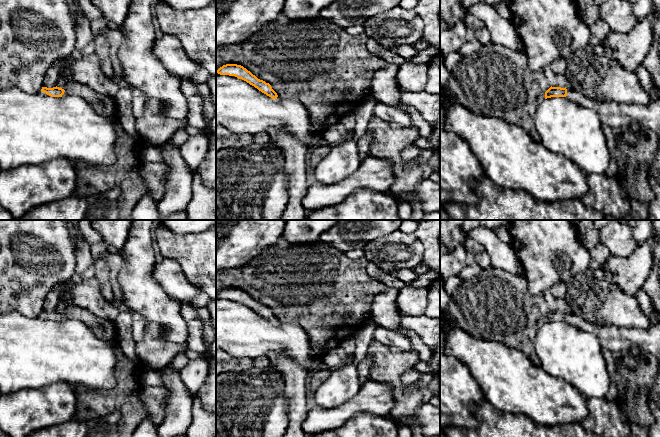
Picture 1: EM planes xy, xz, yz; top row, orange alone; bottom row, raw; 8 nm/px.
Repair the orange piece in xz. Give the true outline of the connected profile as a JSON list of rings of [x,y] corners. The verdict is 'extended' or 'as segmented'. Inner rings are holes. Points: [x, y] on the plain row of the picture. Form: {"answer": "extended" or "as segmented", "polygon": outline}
{"answer": "as segmented", "polygon": [[[226,288],[220,291],[217,294],[217,297],[220,299],[235,300],[238,303],[246,305],[247,307],[254,310],[259,315],[273,323],[277,323],[278,321],[277,317],[272,313],[269,307],[266,307],[265,305],[258,303],[255,299],[253,299],[250,295],[248,295],[241,289]]]}

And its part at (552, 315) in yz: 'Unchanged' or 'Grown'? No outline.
Grown

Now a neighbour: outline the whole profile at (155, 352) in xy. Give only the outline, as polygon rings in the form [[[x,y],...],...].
[[[147,322],[144,339],[136,343],[136,352],[144,368],[162,370],[173,358],[189,350],[187,341],[174,343],[165,338],[167,329],[155,322]]]

